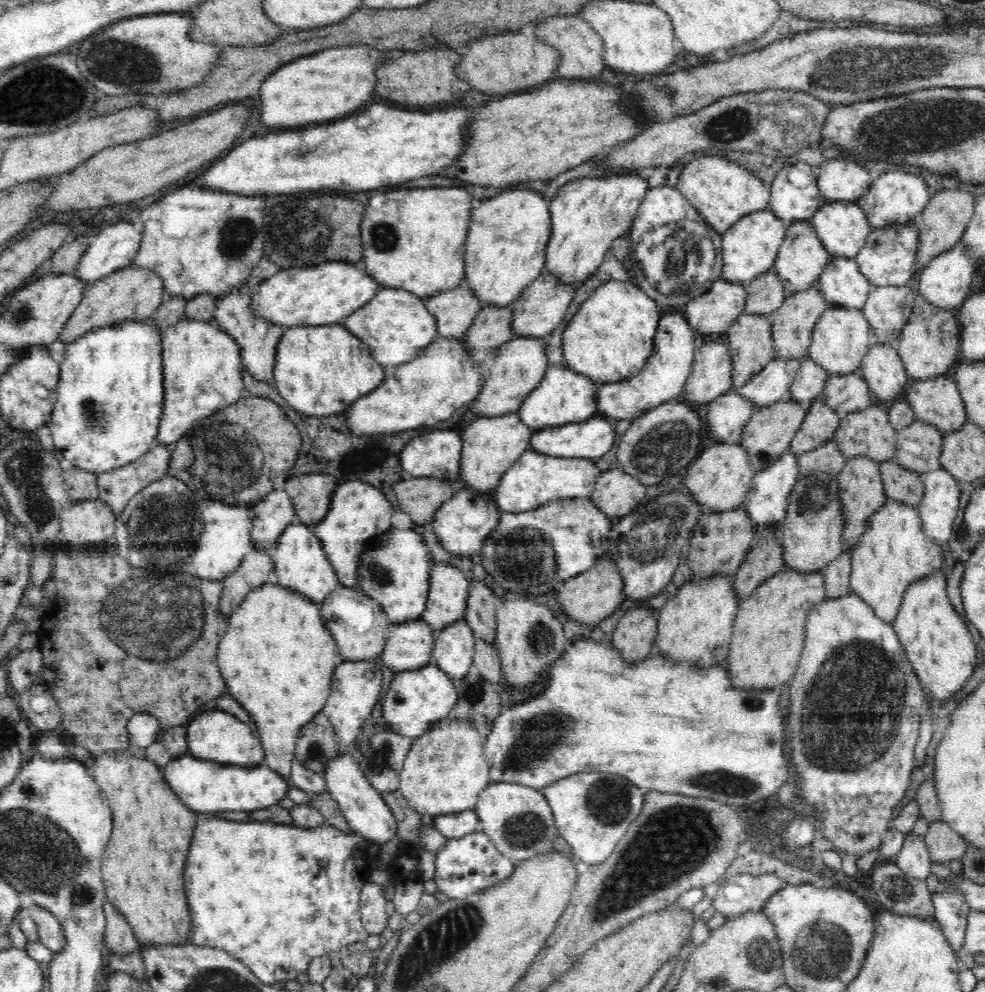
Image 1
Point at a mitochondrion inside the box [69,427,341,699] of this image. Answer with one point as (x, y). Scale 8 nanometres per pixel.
(154, 619)

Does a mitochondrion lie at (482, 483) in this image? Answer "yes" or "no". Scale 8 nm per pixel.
no

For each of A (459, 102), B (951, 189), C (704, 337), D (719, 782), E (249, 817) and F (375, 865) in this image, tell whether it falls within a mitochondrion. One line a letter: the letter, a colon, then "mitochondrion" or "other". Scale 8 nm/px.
A: other
B: other
C: other
D: mitochondrion
E: other
F: other

